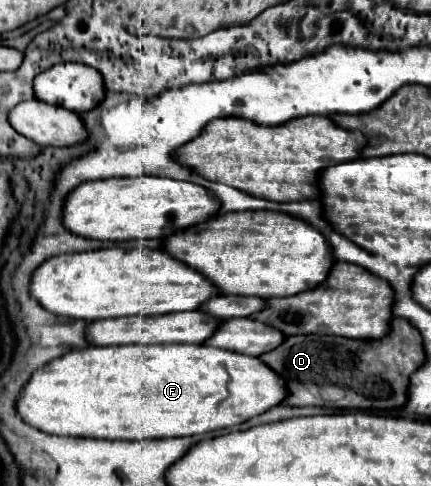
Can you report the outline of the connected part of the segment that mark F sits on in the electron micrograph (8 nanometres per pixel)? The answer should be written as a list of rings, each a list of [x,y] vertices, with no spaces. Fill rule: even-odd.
[[[129,344],[129,346],[91,346],[85,350],[75,350],[69,352],[49,364],[45,364],[43,368],[39,368],[31,380],[25,384],[19,402],[17,402],[17,410],[19,416],[31,424],[33,428],[47,432],[47,434],[55,434],[55,436],[83,436],[83,438],[105,438],[105,440],[147,440],[147,438],[177,438],[177,436],[195,436],[195,434],[207,434],[213,430],[221,430],[221,428],[229,428],[229,426],[237,426],[243,424],[247,420],[251,420],[253,416],[259,416],[271,408],[275,408],[277,404],[281,404],[287,398],[287,384],[283,380],[281,374],[277,374],[275,370],[271,370],[269,366],[263,364],[263,360],[259,358],[251,358],[245,354],[237,354],[237,352],[229,352],[229,350],[221,350],[221,348],[213,348],[207,344],[201,346],[185,346],[185,344],[153,344],[153,346],[141,346],[141,344]]]

